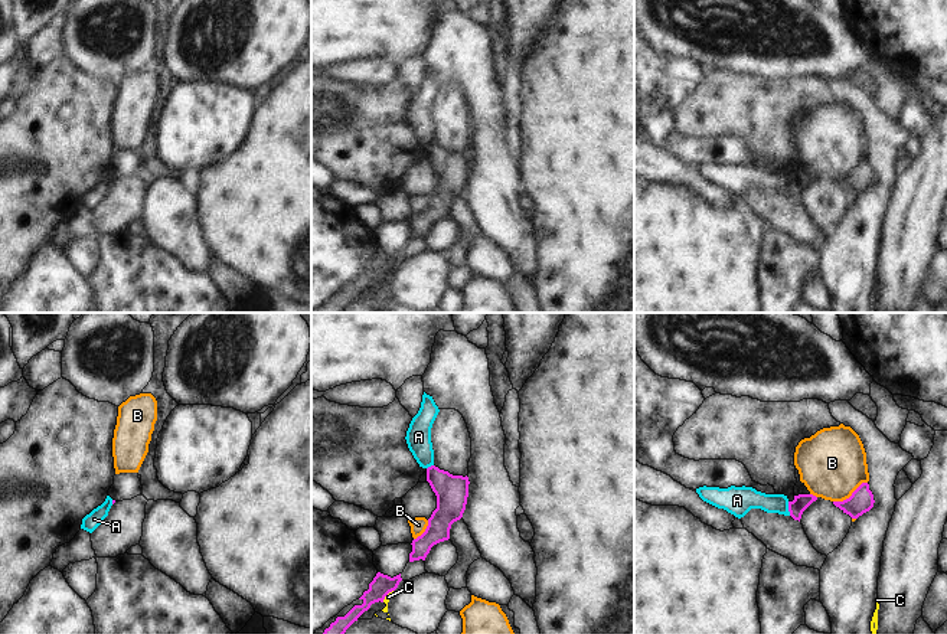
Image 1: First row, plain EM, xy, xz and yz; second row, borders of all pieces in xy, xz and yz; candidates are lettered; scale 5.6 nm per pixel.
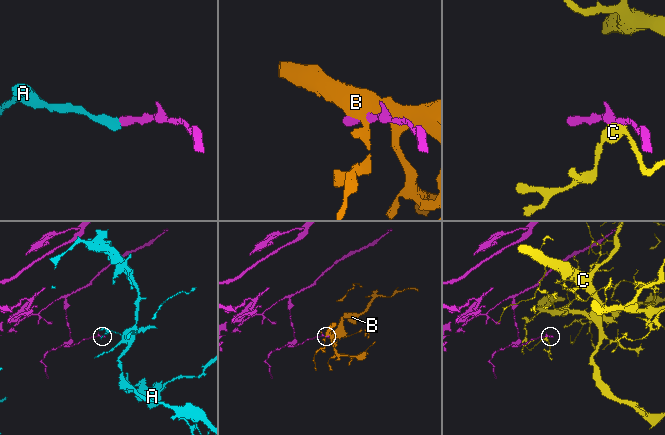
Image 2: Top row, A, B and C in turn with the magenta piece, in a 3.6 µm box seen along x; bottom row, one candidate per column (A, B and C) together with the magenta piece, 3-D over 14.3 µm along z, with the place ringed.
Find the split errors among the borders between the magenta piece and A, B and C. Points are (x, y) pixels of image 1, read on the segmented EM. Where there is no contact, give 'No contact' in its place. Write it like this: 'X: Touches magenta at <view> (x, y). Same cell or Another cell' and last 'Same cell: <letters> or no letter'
A: Touches magenta at yz (789, 509). Another cell
B: Touches magenta at yz (851, 496). Another cell
C: Touches magenta at xz (387, 594). Another cell
Same cell: no letter.

